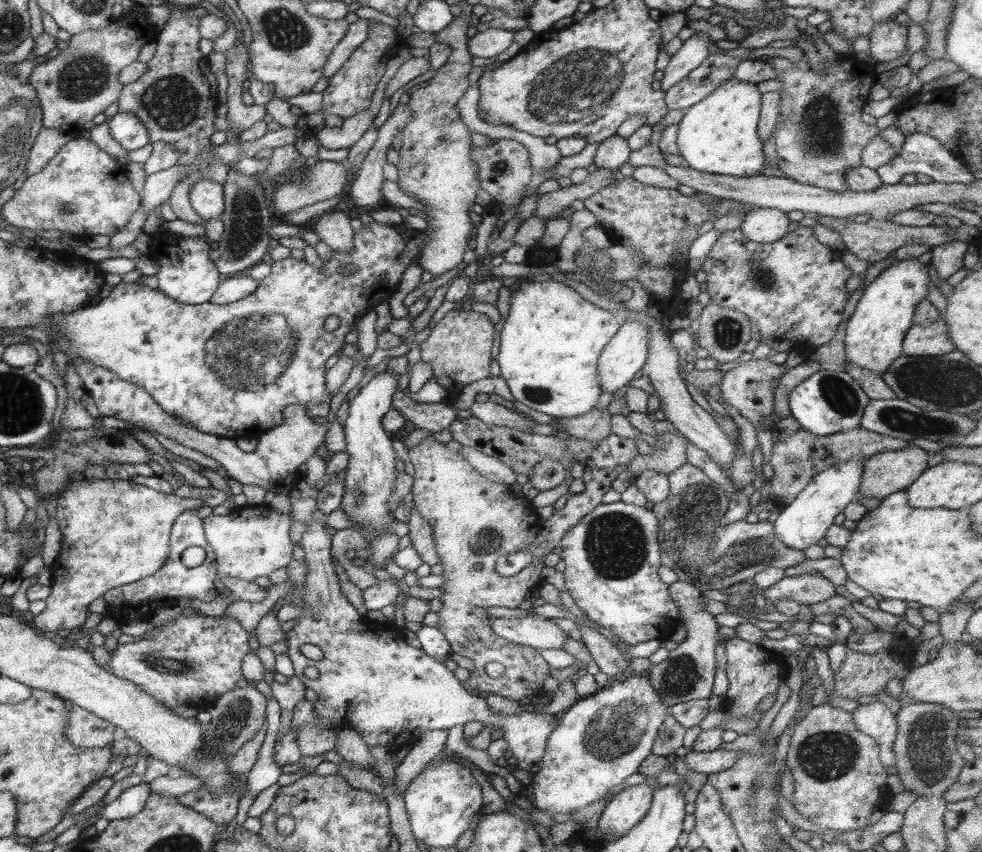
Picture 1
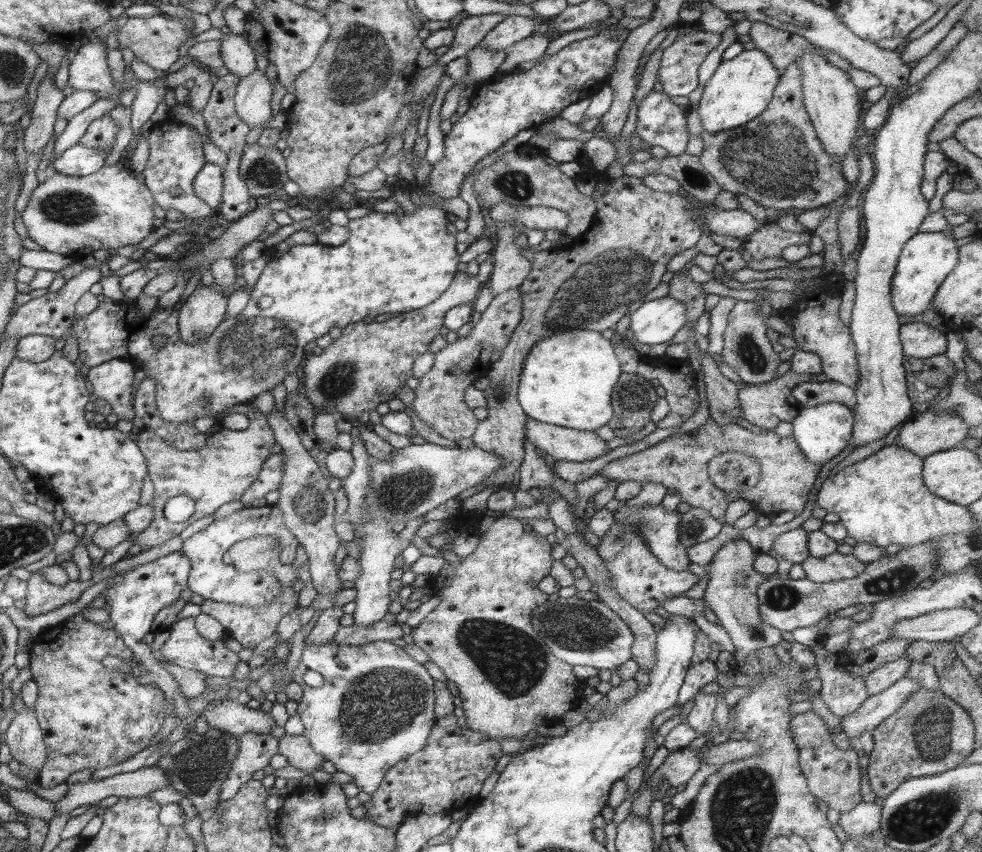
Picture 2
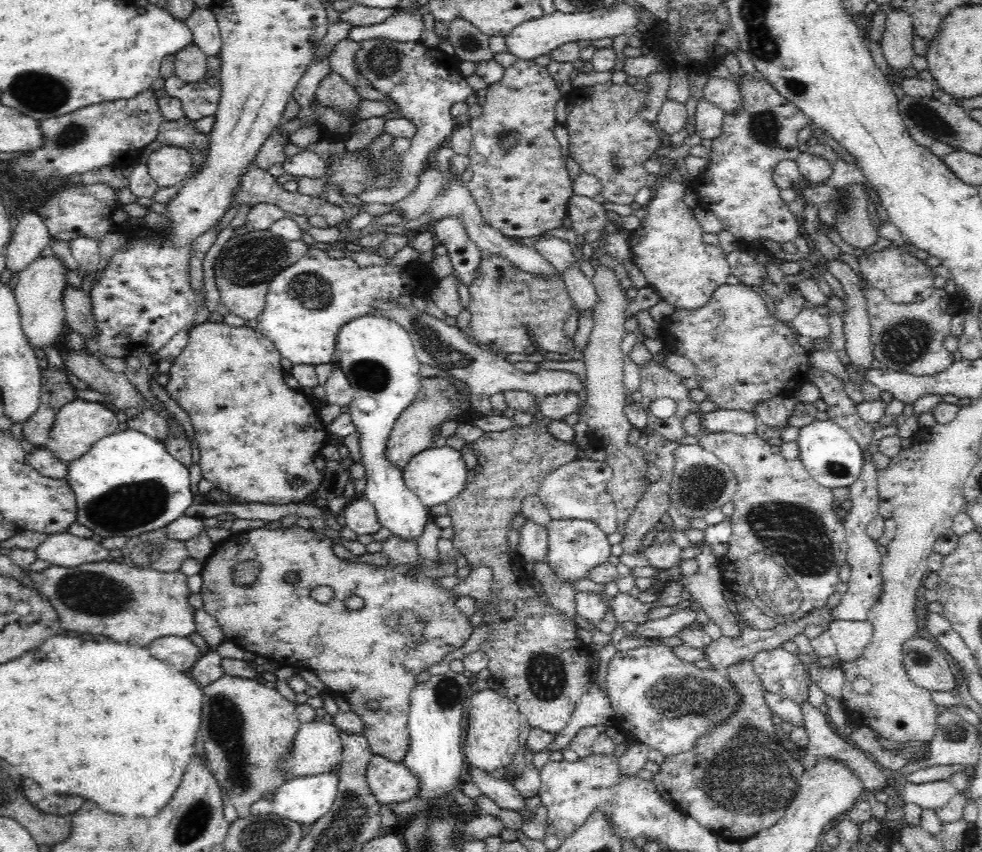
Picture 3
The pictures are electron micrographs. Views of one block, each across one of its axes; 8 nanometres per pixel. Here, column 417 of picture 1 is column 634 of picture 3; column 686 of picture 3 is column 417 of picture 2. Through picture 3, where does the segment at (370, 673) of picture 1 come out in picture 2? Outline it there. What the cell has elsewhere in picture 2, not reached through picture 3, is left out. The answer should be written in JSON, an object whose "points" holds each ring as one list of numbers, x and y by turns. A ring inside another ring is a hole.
{"points":[[371,642,369,646,347,646,347,644,319,644,303,646,299,664,293,672,293,682,303,688,303,698,297,702,297,714,305,726,303,736,327,762,335,764,337,772,345,772,353,778,353,784,365,792,375,794,381,786,387,770,417,754,425,748,433,728,433,690,435,684,421,664,411,660,403,648,389,642],[305,672,319,672,323,676,321,688,305,686,301,676]]}

